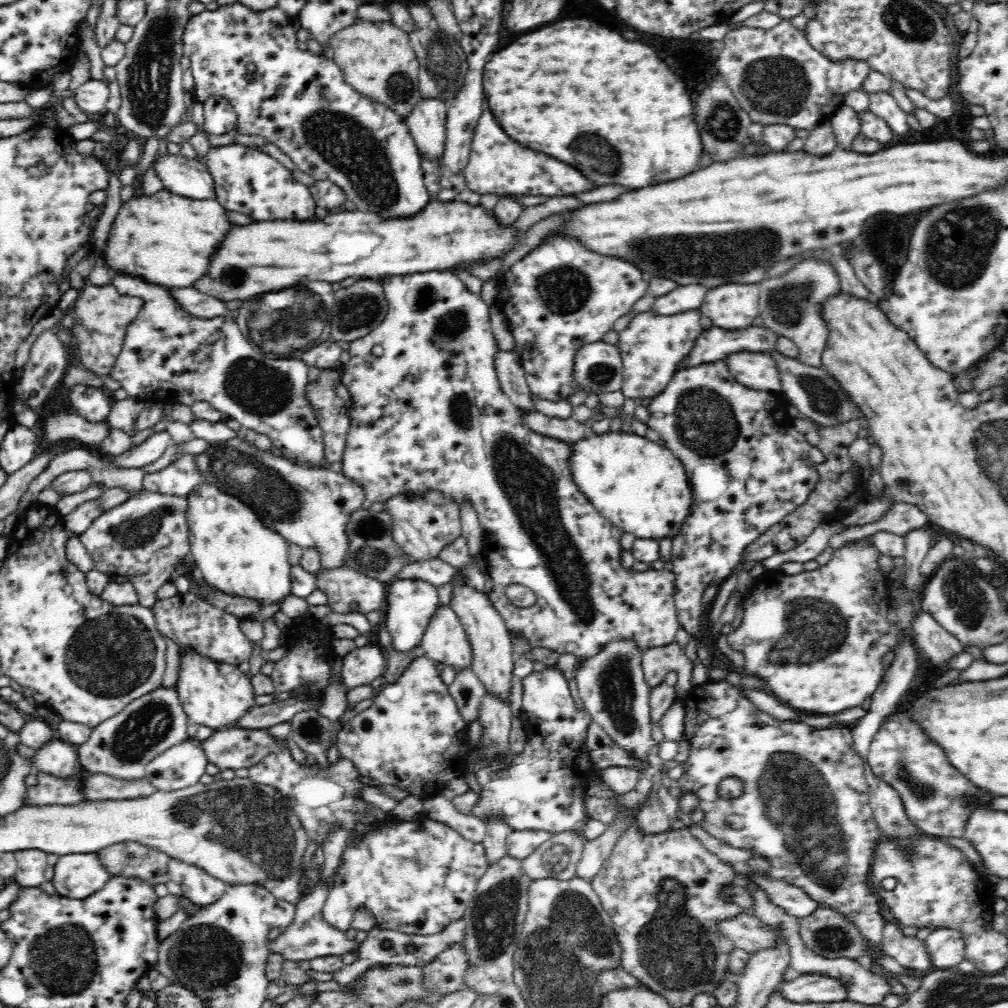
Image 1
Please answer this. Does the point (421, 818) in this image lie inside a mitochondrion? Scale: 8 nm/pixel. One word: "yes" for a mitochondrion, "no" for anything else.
no

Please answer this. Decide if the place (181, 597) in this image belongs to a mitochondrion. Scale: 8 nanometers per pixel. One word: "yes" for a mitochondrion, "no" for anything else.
no

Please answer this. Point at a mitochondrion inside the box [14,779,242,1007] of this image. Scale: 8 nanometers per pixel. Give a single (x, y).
(65, 958)

